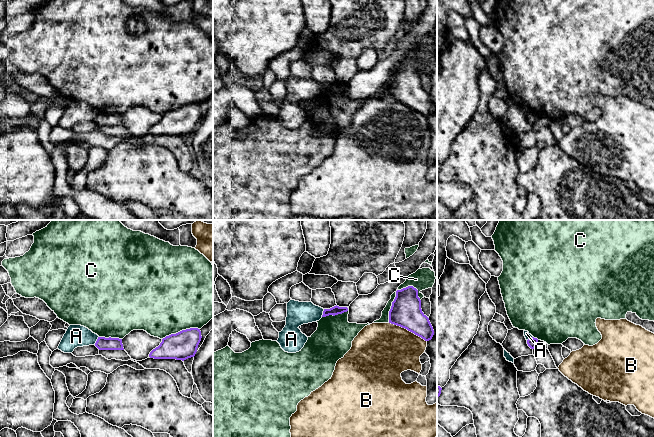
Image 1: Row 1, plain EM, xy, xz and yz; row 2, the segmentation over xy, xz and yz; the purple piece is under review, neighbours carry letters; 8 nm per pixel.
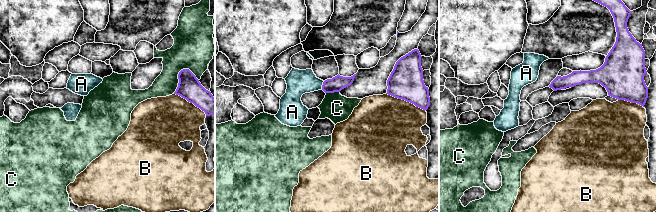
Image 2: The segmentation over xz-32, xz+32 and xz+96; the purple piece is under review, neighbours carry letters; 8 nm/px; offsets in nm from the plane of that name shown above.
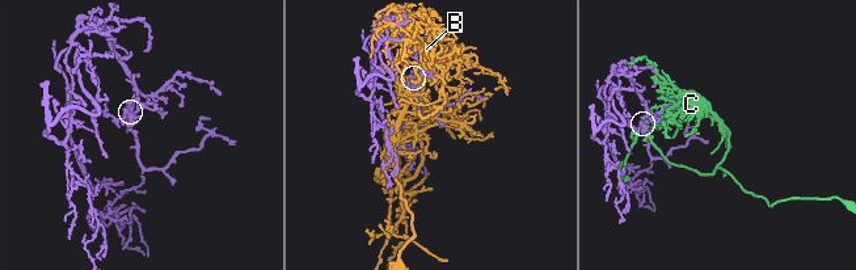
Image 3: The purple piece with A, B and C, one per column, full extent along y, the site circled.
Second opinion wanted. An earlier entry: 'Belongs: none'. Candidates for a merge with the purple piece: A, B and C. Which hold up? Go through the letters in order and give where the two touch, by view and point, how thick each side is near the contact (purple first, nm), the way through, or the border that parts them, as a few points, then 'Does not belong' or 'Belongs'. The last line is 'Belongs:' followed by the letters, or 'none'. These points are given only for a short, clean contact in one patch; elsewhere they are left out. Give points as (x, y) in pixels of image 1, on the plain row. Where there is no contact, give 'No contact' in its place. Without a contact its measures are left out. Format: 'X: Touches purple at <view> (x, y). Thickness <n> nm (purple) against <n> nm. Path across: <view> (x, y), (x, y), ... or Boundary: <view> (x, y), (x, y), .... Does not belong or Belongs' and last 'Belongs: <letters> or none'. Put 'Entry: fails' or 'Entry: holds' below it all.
A: Touches purple at xy (97, 116). Thickness 110 nm (purple) against 180 nm. Boundary: xy (98, 112), (94, 120). Does not belong
B: Touches purple at xz (407, 105). Thickness 240 nm (purple) against 440 nm. Does not belong
C: Touches purple at xy (180, 107). Thickness 220 nm (purple) against 500 nm. Does not belong
Belongs: none
Entry: holds

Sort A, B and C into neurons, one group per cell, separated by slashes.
A / B / C

